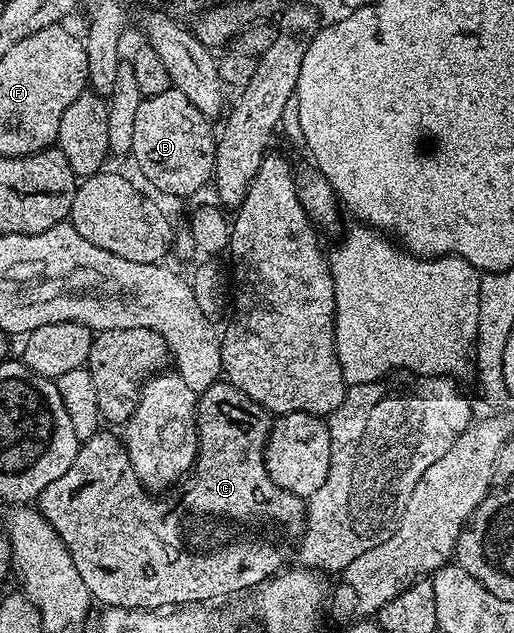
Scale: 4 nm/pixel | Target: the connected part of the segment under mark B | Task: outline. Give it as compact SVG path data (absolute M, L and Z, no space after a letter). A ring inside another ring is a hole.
M172 86L164 90L164 94L143 98L140 110L136 110L136 127L132 130L132 160L138 163L143 178L166 196L194 197L196 190L211 183L214 174L216 128L210 124L213 124L211 117L198 110L179 88Z

